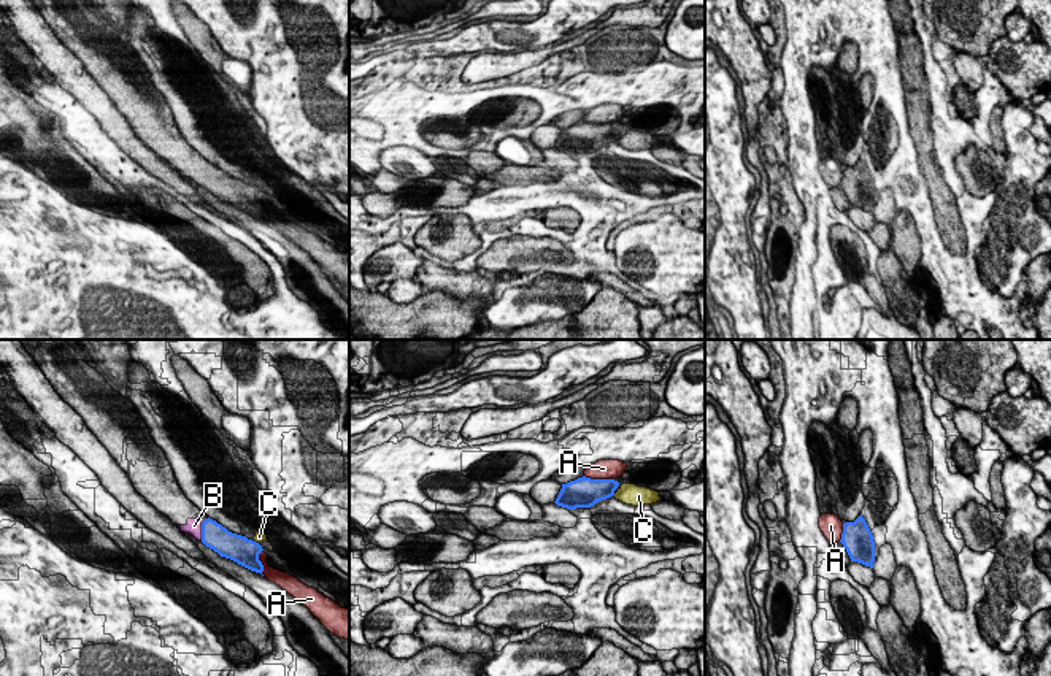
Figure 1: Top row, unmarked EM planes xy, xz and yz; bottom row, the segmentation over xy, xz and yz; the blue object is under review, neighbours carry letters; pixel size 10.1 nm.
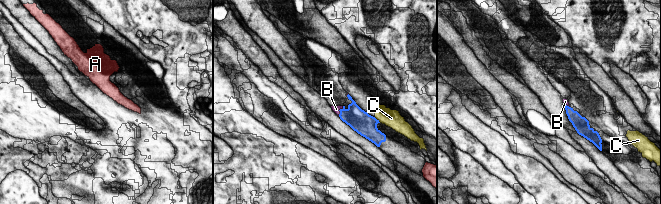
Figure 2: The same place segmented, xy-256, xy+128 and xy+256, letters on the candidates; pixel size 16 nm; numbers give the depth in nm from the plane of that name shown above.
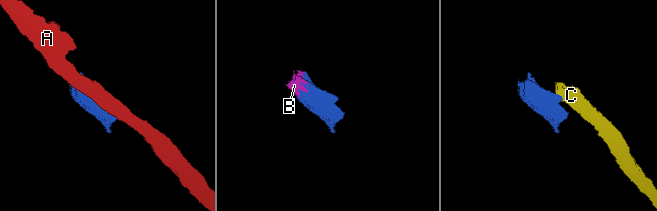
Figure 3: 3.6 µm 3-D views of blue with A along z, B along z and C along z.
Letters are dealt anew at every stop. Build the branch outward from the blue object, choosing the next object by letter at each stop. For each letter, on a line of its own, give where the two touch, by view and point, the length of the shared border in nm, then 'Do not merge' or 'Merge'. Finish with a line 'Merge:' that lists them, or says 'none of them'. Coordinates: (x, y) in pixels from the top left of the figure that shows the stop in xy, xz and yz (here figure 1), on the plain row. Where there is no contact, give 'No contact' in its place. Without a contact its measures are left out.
A: Touches blue at xz (599, 124). Shared border 300 nm. Do not merge
B: Touches blue at xy (202, 175). Shared border 220 nm. Merge
C: Touches blue at xy (254, 186). Shared border 60 nm. Do not merge
Merge: B

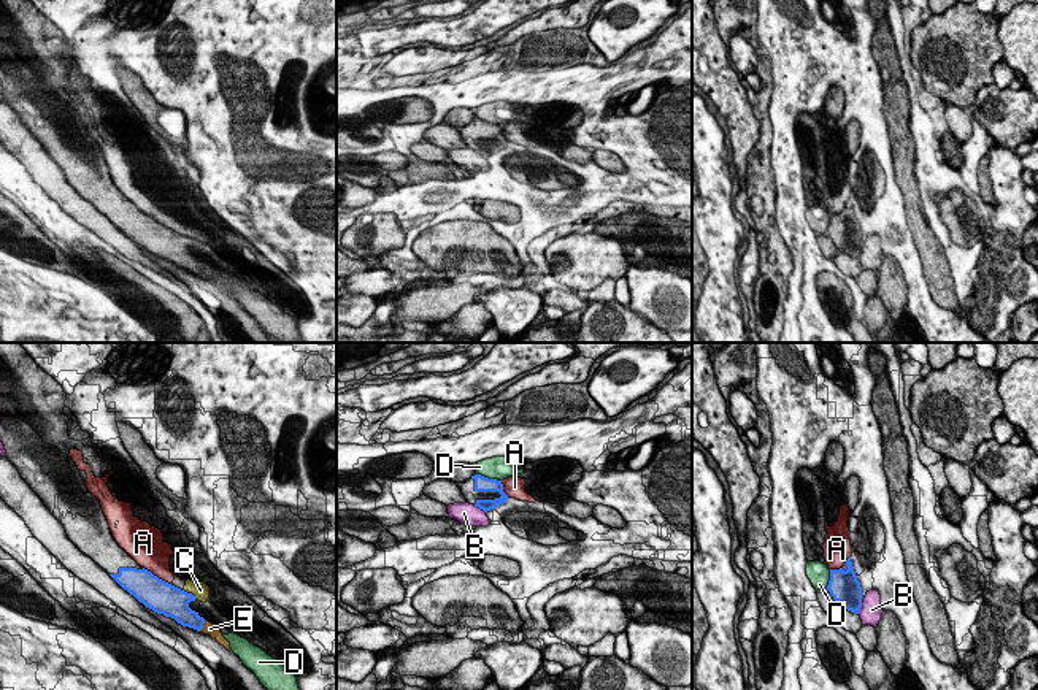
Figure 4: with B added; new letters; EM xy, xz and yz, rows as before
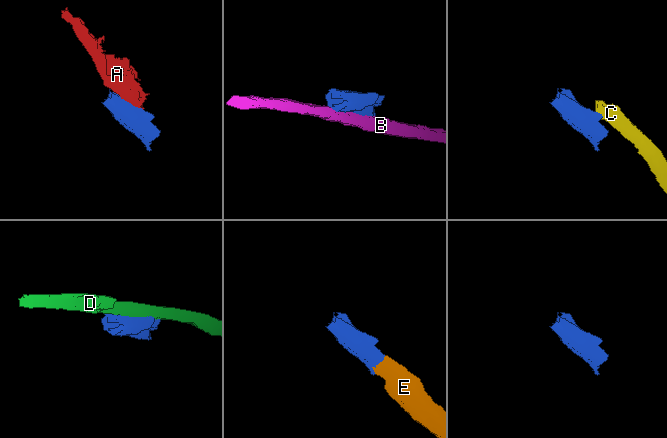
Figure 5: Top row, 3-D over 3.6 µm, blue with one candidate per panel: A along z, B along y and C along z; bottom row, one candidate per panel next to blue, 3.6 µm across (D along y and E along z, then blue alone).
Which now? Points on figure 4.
A: Touches blue at xy (156, 221). Shared border 360 nm. Do not merge
B: Touches blue at xz (480, 153). Shared border 150 nm. Do not merge
C: Touches blue at xy (189, 238). Shared border 180 nm. Do not merge
D: Touches blue at xz (488, 122). Shared border 260 nm. Do not merge
E: Touches blue at xy (202, 270). Shared border 130 nm. Merge
Merge: E

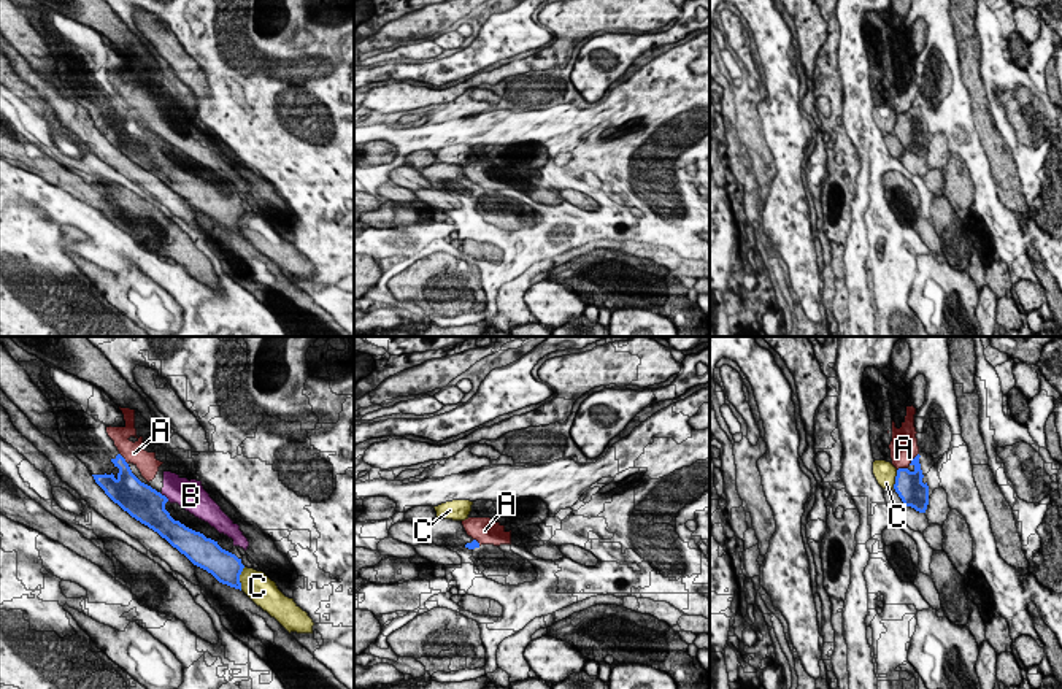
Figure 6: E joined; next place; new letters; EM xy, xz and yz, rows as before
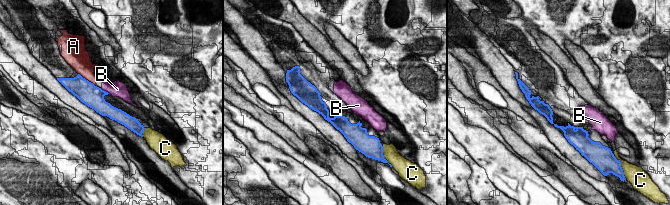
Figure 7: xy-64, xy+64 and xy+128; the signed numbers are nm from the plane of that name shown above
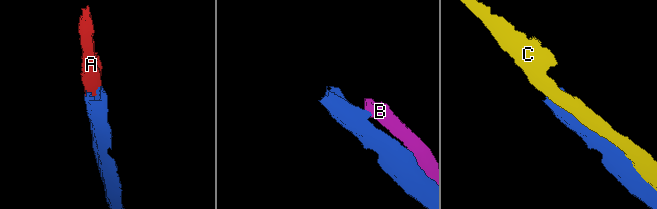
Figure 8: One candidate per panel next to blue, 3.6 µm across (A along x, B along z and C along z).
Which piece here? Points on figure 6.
A: Touches blue at yz (913, 103). Shared border 160 nm. Do not merge
B: Touches blue at xy (164, 140). Shared border 140 nm. Do not merge
C: Touches blue at xy (238, 223). Shared border 240 nm. Do not merge
Merge: none of them

